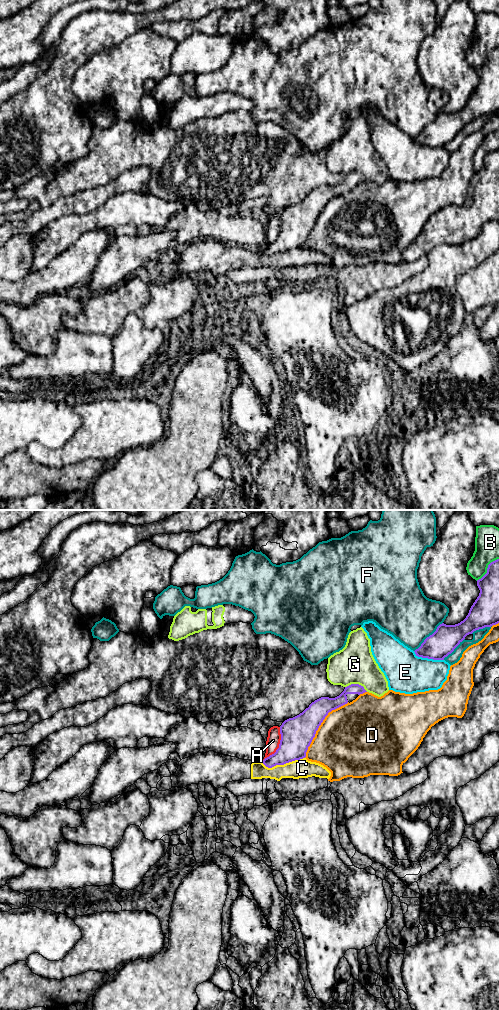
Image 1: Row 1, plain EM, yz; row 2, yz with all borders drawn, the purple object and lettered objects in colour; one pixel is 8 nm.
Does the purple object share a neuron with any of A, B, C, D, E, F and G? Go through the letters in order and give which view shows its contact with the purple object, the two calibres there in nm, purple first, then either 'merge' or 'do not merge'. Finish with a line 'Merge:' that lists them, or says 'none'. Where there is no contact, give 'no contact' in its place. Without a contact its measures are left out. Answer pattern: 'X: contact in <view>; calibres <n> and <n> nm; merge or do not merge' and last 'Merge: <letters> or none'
A: contact in yz; calibres 260 and 110 nm; do not merge
B: contact in yz; calibres 180 and 190 nm; do not merge
C: contact in yz; calibres 240 and 150 nm; do not merge
D: contact in yz; calibres 260 and 500 nm; do not merge
E: contact in yz; calibres 220 and 320 nm; do not merge
F: contact in yz; calibres 220 and 400 nm; do not merge
G: contact in yz; calibres 100 and 320 nm; do not merge
Merge: none

